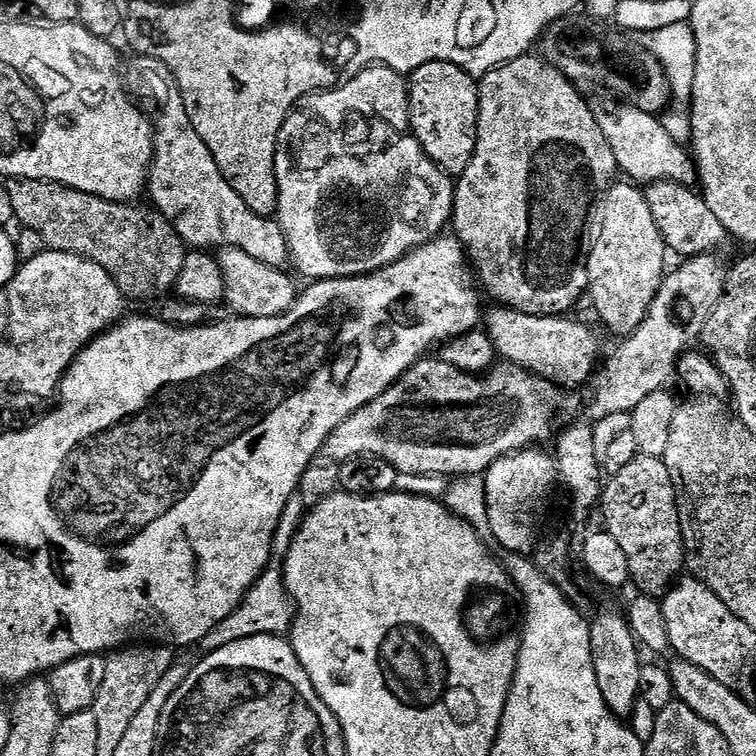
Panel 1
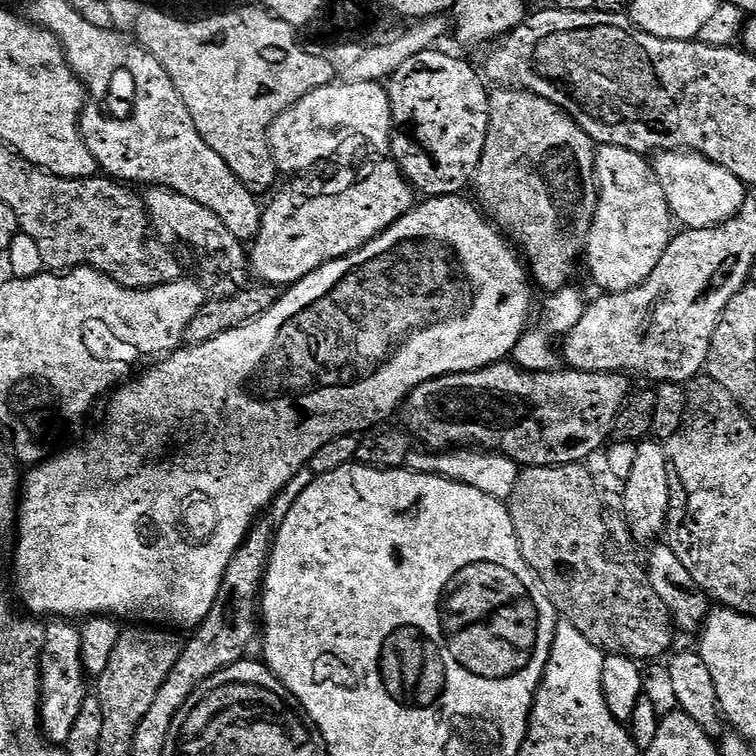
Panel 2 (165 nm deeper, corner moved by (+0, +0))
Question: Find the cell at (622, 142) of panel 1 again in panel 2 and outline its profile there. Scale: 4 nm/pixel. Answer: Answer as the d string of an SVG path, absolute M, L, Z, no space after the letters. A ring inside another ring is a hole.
M664 150L657 156L660 157L651 161L652 170L668 203L669 213L674 217L677 225L680 224L685 229L712 228L736 215L740 208L740 204L736 201L736 183L739 179L734 178L734 174L730 174L730 170L718 166L713 160L699 156L697 152L687 150Z

